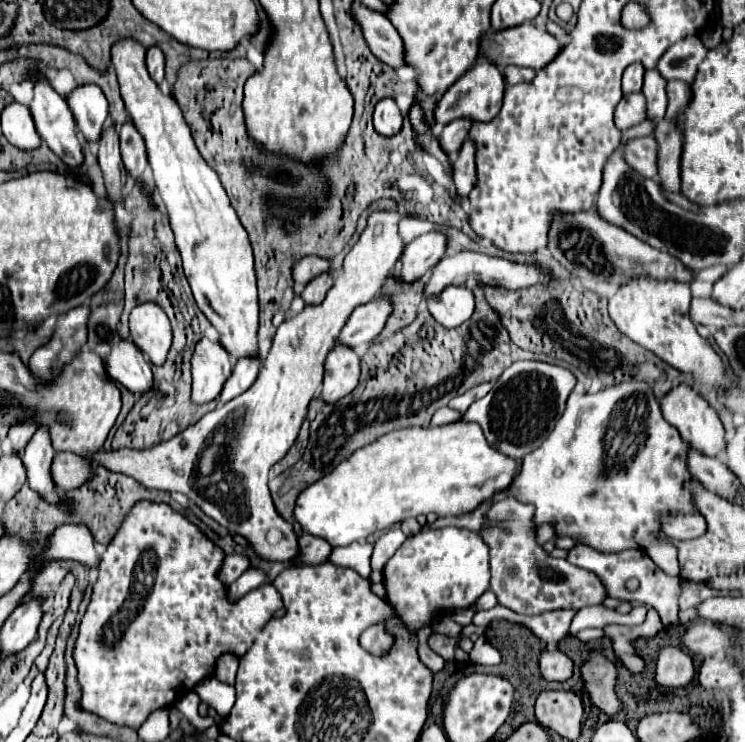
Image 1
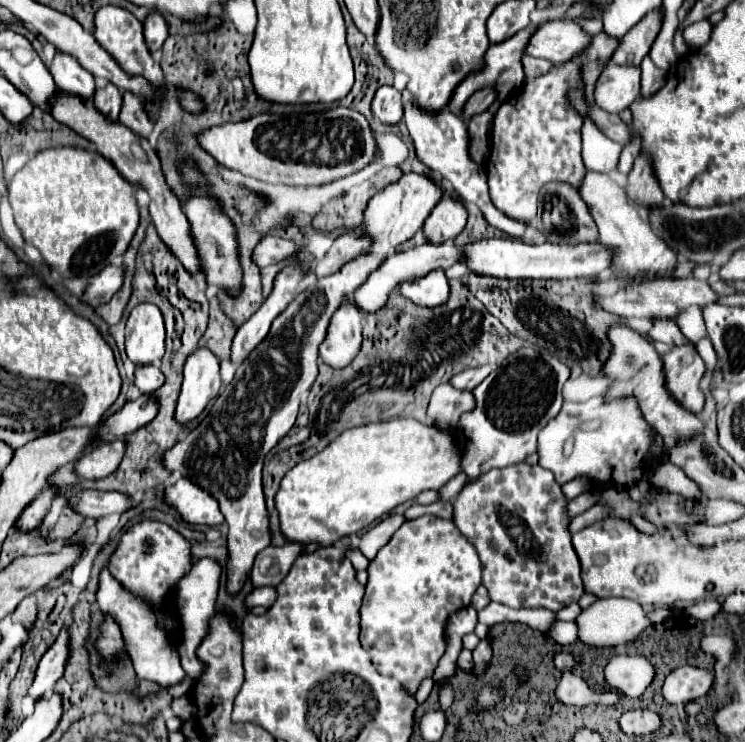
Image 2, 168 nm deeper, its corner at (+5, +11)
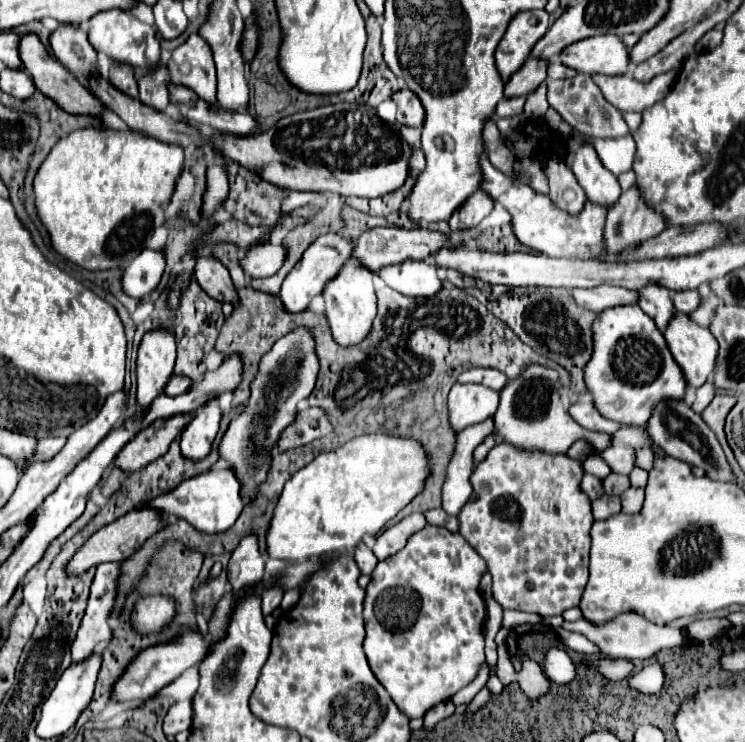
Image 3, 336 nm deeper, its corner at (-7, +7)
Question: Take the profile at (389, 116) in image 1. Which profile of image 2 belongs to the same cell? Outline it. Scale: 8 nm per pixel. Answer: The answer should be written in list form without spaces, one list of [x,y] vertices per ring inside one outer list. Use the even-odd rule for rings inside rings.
[[[392,86],[378,88],[372,102],[372,112],[384,124],[398,124],[402,118],[402,94]]]

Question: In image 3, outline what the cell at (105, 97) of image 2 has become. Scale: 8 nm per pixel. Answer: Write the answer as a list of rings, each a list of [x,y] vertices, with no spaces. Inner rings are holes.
[[[112,64],[108,80],[112,80],[114,88],[120,88],[126,96],[138,96],[138,84],[134,78],[134,68],[128,64]]]

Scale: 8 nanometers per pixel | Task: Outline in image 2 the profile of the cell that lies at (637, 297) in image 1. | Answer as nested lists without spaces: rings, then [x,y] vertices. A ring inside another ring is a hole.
[[[586,172],[578,194],[588,204],[592,218],[598,226],[598,240],[602,244],[612,244],[612,248],[620,248],[620,256],[616,256],[616,264],[610,268],[612,272],[620,272],[626,280],[636,276],[636,272],[668,272],[672,264],[676,264],[678,256],[672,252],[664,240],[652,230],[650,222],[642,218],[640,210],[628,202],[624,196],[624,188],[620,188],[608,174],[598,172]]]

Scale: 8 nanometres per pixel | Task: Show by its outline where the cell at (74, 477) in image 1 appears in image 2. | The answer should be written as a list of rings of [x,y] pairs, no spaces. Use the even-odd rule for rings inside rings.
[[[114,440],[108,444],[102,444],[100,448],[92,448],[84,452],[84,456],[76,462],[76,472],[88,480],[94,478],[106,478],[108,474],[116,472],[126,452],[124,440]]]

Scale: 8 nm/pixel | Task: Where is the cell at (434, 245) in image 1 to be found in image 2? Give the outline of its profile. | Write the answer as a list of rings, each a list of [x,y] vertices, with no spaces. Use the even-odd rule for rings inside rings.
[[[444,198],[436,208],[432,210],[432,216],[428,216],[424,224],[424,234],[430,242],[440,244],[448,238],[454,240],[466,226],[468,210],[460,198]]]

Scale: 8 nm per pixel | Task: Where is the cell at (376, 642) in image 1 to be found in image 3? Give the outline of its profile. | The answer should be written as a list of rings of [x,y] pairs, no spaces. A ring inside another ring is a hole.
[[[426,524],[410,536],[400,552],[378,562],[372,572],[364,600],[364,652],[376,678],[408,718],[420,718],[434,704],[450,700],[460,688],[474,680],[478,666],[484,662],[482,624],[486,606],[480,596],[480,580],[484,572],[488,572],[486,568],[484,558],[460,534]]]

